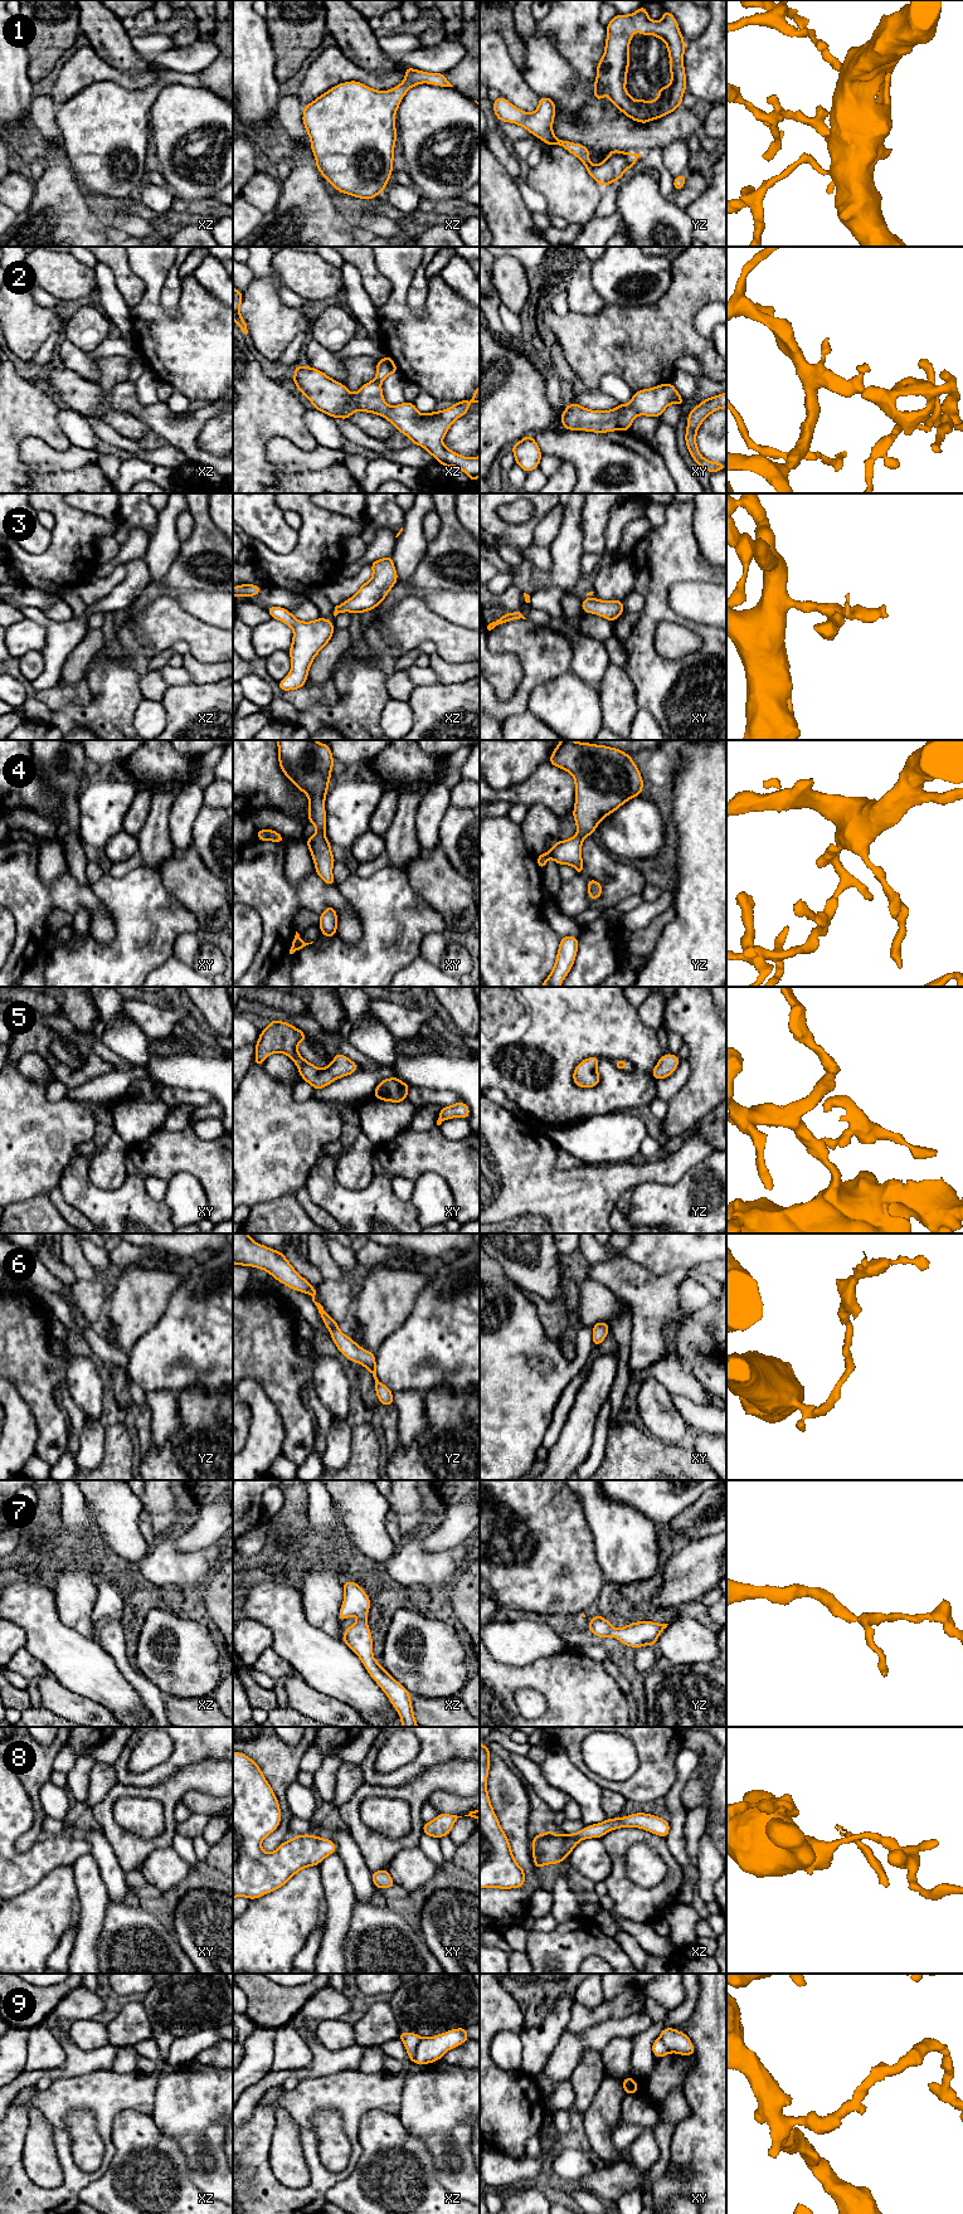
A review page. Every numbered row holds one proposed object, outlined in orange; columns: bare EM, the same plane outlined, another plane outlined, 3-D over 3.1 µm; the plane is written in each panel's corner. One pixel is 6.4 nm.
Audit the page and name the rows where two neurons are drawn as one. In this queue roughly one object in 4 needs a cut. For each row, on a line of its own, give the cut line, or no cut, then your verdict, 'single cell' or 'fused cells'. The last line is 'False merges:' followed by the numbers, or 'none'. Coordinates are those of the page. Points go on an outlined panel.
1: cut none; single cell
2: cut none; single cell
3: cut none; single cell
4: cut none; single cell
5: cut none; single cell
6: cut none; single cell
7: cut none; single cell
8: cut none; single cell
9: cut xz (423, 2038), (412, 2061); fused cells
False merges: 9

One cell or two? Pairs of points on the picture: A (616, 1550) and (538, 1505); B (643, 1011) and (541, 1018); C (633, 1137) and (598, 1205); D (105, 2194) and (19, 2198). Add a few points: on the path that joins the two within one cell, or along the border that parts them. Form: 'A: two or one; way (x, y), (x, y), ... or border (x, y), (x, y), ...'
A: two; border (582, 1509), (593, 1538), (596, 1561), (601, 1566)
B: two; border (635, 1008), (638, 1018), (656, 1031)
C: two; border (631, 1159), (623, 1163), (592, 1166)
D: two; border (100, 2176), (90, 2181), (81, 2190), (78, 2200)

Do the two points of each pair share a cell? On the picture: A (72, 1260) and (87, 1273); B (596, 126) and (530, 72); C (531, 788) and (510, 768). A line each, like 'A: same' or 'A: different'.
A: same
B: different
C: different

